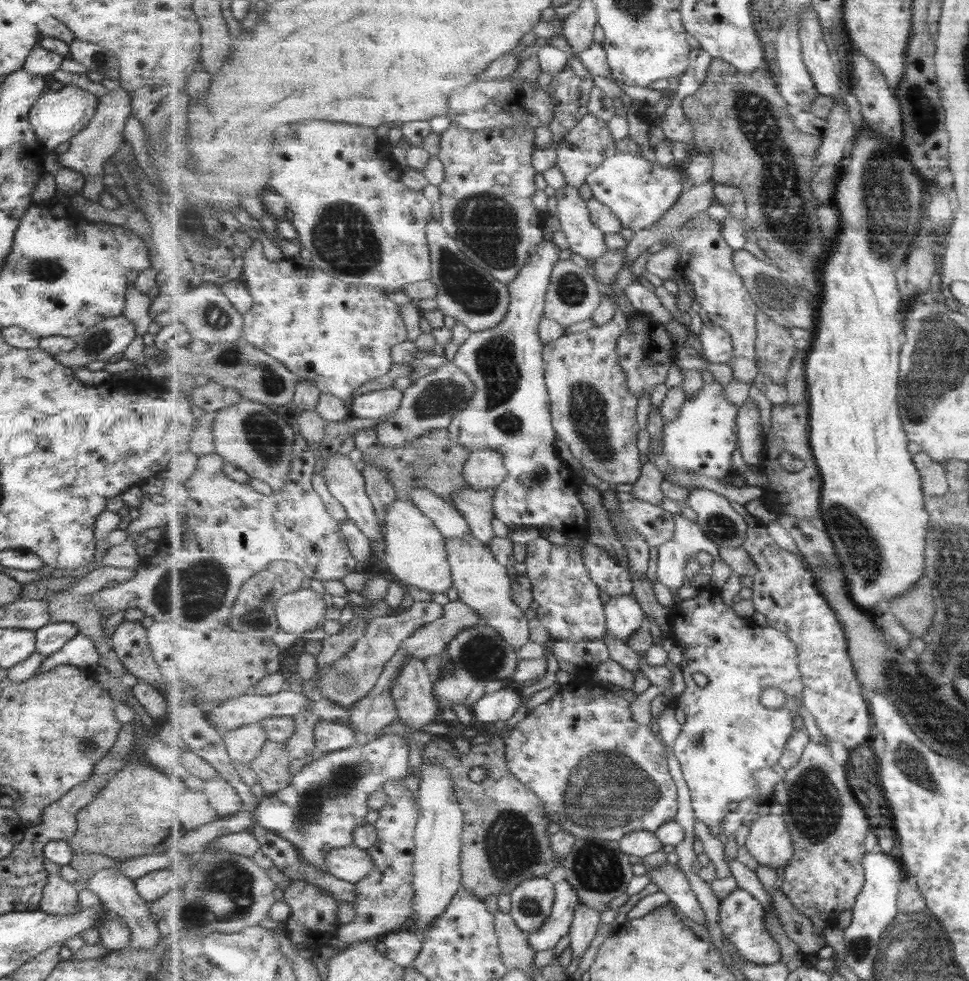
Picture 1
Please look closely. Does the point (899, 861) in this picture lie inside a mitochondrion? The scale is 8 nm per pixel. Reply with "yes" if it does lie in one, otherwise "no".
no

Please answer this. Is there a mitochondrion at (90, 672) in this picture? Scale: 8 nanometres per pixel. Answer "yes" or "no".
no

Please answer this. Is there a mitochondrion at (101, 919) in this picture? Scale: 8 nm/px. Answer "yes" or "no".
no

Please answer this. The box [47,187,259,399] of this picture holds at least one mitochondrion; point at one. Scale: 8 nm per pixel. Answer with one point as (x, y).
(216, 317)

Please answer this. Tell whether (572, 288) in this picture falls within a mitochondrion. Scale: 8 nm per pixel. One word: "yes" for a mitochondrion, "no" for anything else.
yes

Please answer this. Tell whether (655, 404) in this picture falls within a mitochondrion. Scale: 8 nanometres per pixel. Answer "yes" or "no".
no

